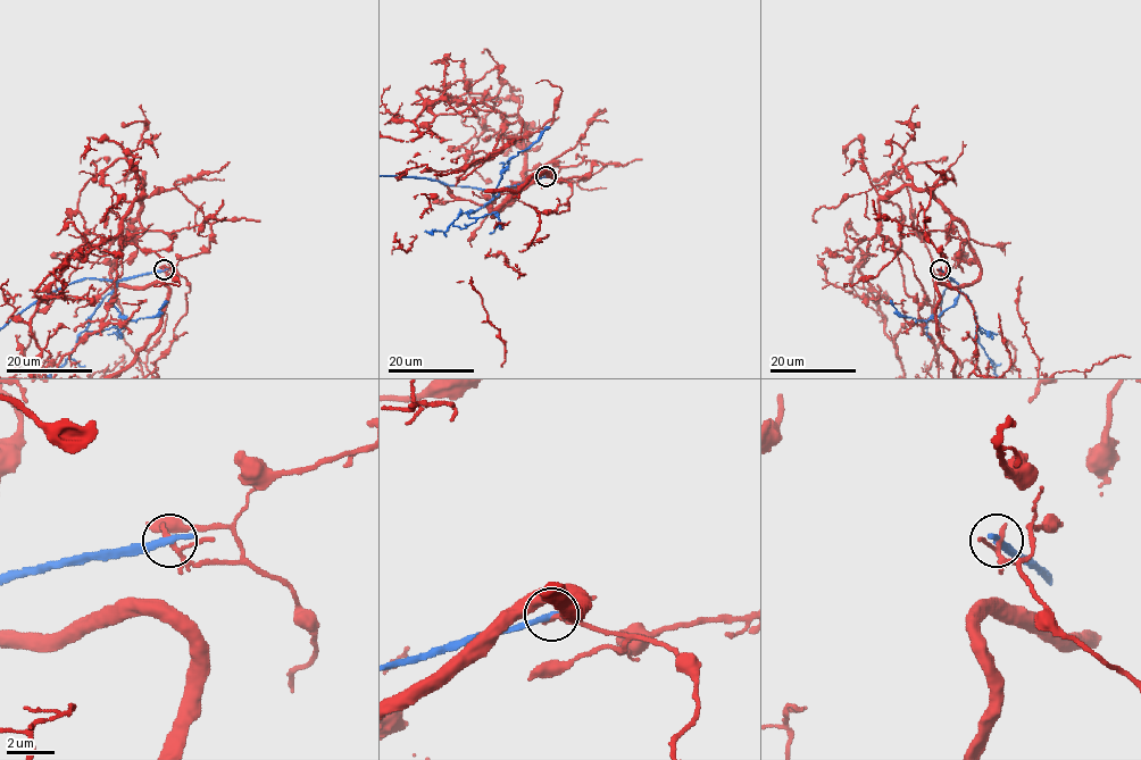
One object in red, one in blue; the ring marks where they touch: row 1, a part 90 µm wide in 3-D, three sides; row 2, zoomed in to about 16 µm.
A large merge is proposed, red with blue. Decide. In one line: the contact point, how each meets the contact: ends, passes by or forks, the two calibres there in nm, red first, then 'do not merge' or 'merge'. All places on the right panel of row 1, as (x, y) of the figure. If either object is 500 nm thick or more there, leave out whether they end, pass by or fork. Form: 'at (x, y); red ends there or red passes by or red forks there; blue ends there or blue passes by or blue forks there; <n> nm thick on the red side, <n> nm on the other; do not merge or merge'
at (940, 269); red passes by; blue ends there; 180 nm thick on the red side, 340 nm on the other; do not merge

